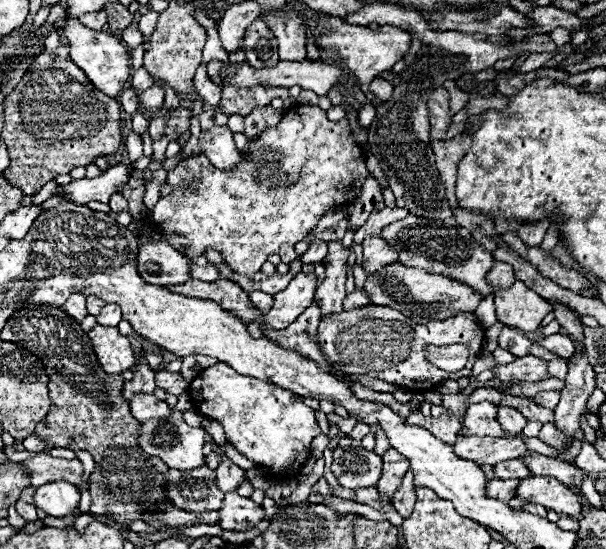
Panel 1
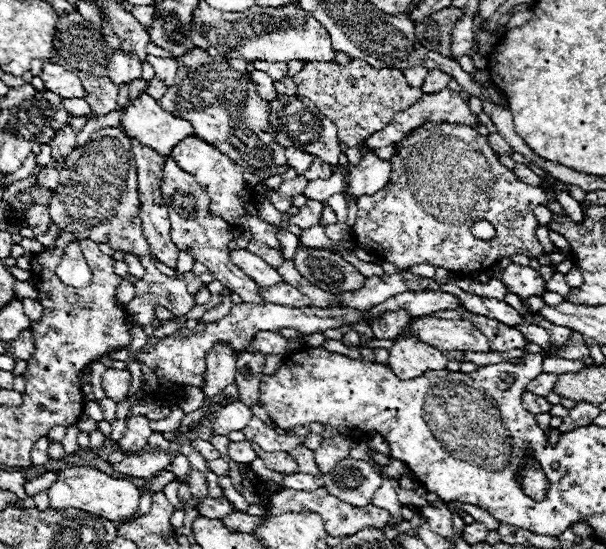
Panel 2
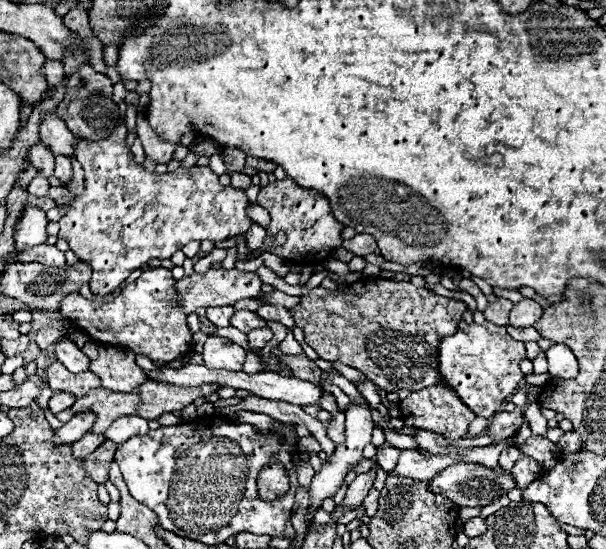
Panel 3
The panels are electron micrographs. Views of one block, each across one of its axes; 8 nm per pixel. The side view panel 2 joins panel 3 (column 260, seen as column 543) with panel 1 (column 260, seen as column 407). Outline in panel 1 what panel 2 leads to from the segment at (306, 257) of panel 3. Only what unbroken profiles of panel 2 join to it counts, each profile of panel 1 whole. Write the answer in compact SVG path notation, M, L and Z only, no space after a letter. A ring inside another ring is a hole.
M296 106L284 114L280 124L268 128L266 132L262 132L262 136L250 142L250 150L244 152L242 164L232 172L214 168L204 154L180 160L180 164L172 172L168 172L166 178L166 184L174 186L176 190L172 190L172 194L168 196L162 196L152 210L146 210L146 216L162 232L184 236L186 256L196 258L206 254L208 248L214 248L226 258L226 264L234 272L252 276L262 268L270 254L280 254L282 262L286 264L296 260L294 244L306 238L306 234L328 210L354 202L360 196L366 176L370 176L370 172L364 164L364 152L354 140L348 128L348 120L332 122L318 106ZM190 180L198 180L198 186L194 190L184 192L178 188L180 182Z

